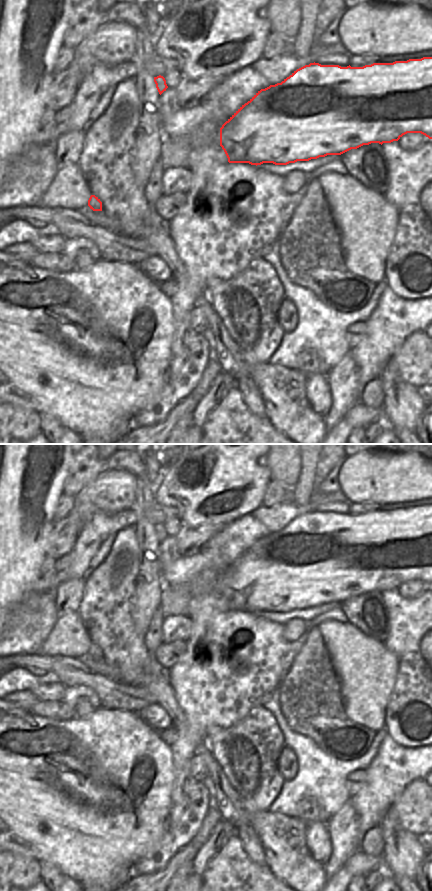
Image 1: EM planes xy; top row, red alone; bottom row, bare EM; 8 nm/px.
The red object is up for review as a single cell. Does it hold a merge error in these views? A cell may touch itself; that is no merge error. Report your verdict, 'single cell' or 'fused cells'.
single cell

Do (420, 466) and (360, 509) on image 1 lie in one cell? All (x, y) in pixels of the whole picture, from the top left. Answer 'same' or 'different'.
different

